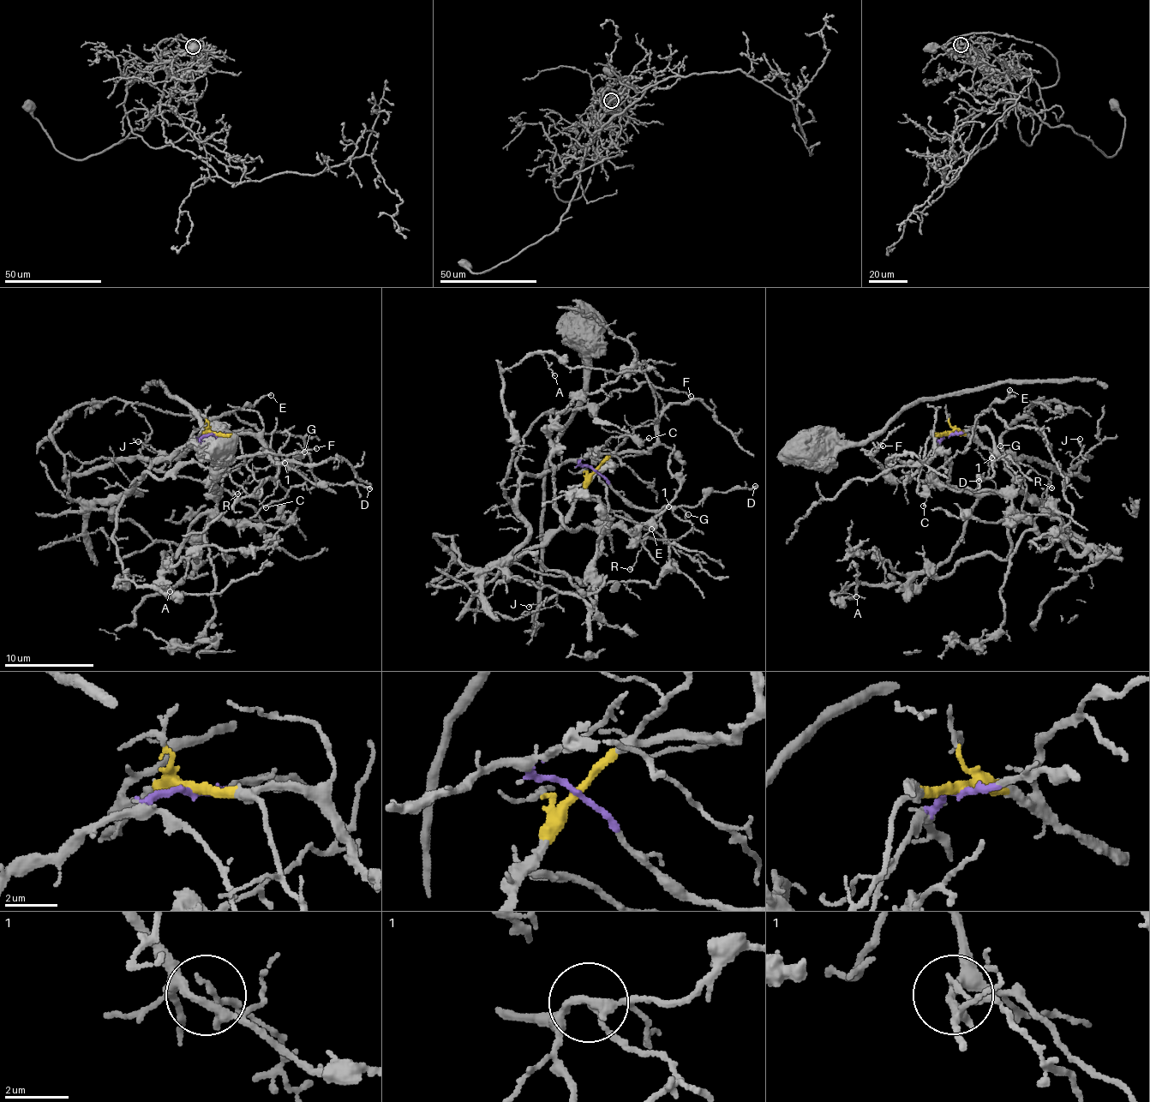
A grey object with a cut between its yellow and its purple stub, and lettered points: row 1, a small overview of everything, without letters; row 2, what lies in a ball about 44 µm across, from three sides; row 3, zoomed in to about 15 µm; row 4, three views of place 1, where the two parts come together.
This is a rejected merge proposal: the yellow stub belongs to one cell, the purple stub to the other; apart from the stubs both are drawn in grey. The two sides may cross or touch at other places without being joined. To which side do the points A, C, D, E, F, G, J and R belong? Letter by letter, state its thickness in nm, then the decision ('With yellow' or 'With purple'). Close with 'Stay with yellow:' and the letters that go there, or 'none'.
A: Thickness 110 nm. With purple
C: Thickness 110 nm. With purple
D: Thickness 200 nm. With purple
E: Thickness 150 nm. With yellow
F: Thickness 100 nm. With purple
G: Thickness 100 nm. With purple
J: Thickness 110 nm. With yellow
R: Thickness 140 nm. With purple
Stay with yellow: E, J

